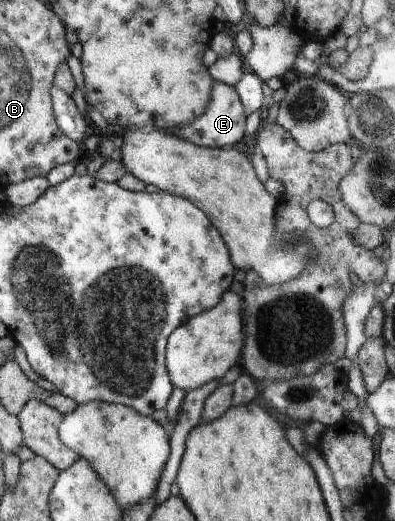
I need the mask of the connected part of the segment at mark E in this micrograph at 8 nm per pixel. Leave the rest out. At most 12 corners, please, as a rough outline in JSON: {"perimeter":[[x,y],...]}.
{"perimeter":[[215,81],[207,111],[176,136],[229,148],[247,114],[235,87]]}

